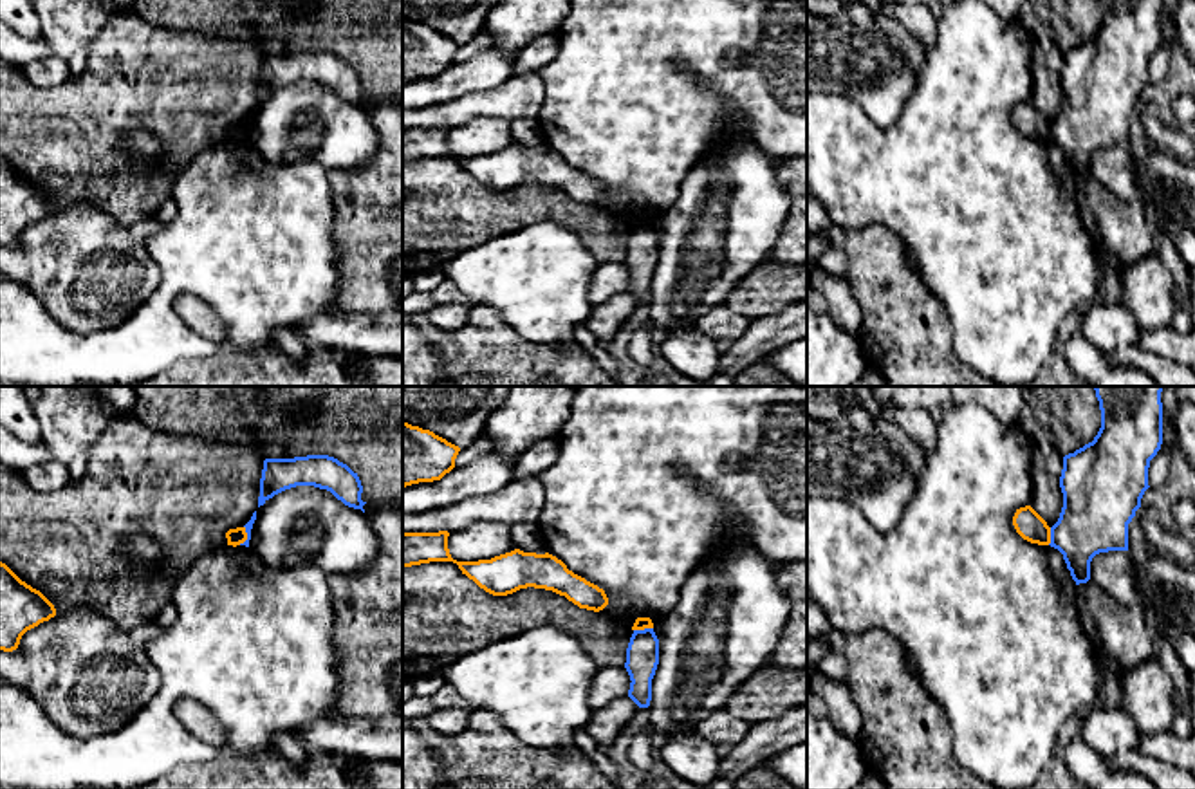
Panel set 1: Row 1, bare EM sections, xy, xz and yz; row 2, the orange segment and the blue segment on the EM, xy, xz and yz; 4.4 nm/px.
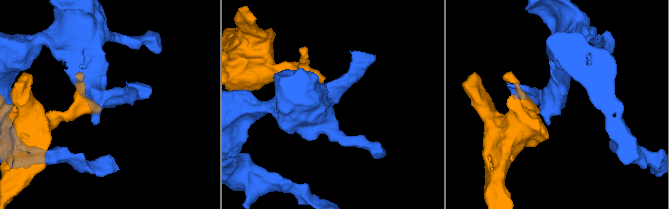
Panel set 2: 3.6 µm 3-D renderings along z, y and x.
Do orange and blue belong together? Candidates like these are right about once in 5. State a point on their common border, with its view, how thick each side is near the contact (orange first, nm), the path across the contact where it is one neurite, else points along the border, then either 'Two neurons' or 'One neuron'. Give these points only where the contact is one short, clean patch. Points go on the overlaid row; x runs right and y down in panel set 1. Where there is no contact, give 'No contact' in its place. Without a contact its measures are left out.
Touches orange at xz (643, 629). Thickness 60 nm (orange) against 140 nm. Boundary: xz (652, 627), (634, 631). Two neurons

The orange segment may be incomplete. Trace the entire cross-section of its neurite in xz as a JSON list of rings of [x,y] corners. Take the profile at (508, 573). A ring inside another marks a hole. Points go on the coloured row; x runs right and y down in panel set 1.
[[[448,531],[403,533],[403,569],[430,562],[453,562],[462,574],[493,596],[507,596],[534,587],[565,596],[579,608],[599,612],[608,605],[603,589],[574,574],[556,556],[545,552],[511,552],[478,562],[457,562],[448,549]]]

